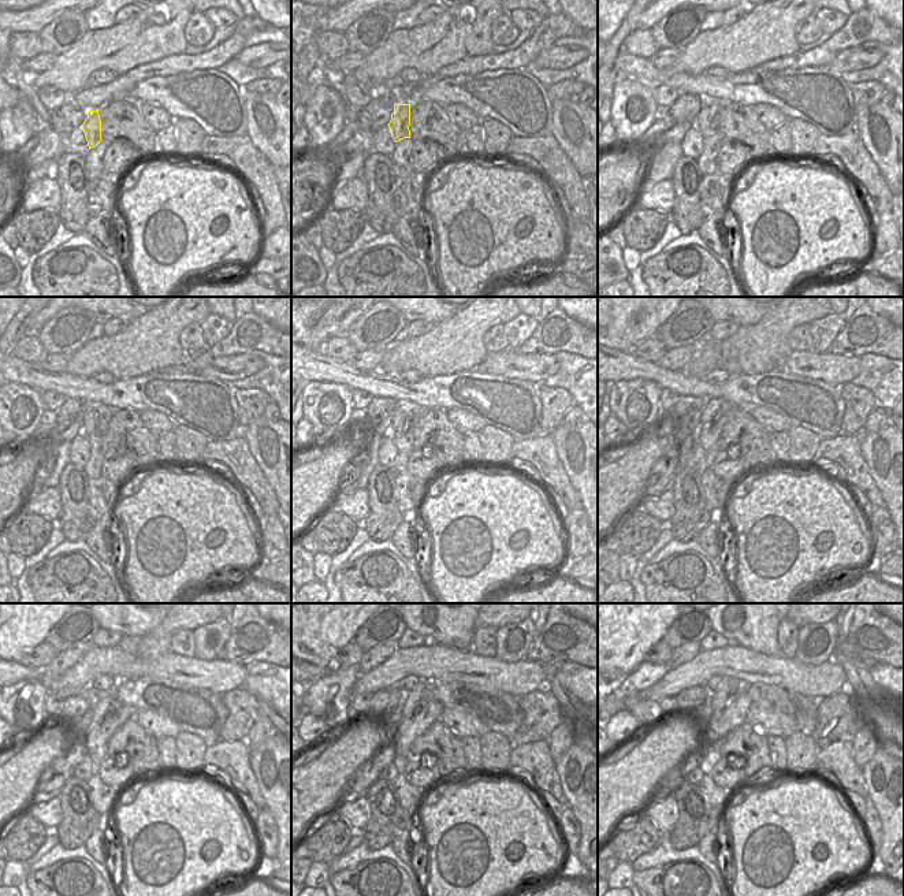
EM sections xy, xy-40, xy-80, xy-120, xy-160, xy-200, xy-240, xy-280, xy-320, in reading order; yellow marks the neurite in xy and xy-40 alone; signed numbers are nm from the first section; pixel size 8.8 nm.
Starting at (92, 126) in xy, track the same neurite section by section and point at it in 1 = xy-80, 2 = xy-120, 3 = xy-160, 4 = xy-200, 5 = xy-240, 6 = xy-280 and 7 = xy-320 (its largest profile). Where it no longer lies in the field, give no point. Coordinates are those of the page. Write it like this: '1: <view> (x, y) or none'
1: xy-80 (707, 122)
2: xy-120 (95, 422)
3: xy-160 (408, 413)
4: xy-200 (717, 412)
5: xy-240 (108, 714)
6: xy-280 (419, 713)
7: xy-320 (728, 712)

